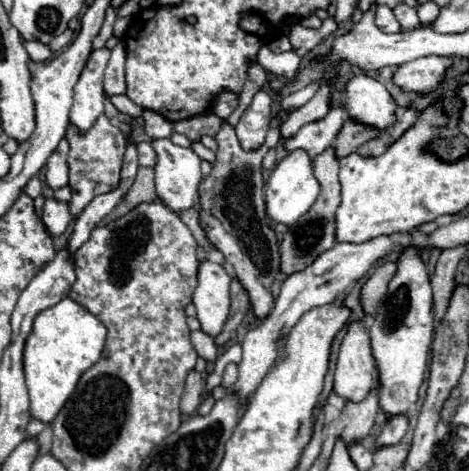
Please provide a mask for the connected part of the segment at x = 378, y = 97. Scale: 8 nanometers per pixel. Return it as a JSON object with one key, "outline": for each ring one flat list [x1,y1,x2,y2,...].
{"outline":[[355,76,347,82,345,102,331,102,333,106,343,106,347,114,363,124,377,128,389,128,395,124,395,108,391,94,381,82,369,76]]}

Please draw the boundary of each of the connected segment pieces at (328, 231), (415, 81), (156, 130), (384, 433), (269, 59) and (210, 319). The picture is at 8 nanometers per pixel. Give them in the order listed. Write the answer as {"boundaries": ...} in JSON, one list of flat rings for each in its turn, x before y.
{"boundaries":[[[331,146,323,154,315,156,313,170,315,170,315,178,321,184,321,192,319,192,319,198,315,200,315,206,311,206,311,210,307,214,303,214,303,218,299,218,299,222,295,222,289,228,289,232,285,234,285,238,281,242,281,270,285,274,293,274,297,270,303,270,321,252,329,250,337,242,337,238,335,238,335,210,339,208,341,186,339,186,339,178,337,178,339,162,337,162,335,150]],[[423,56,423,58,411,60,407,64,401,64,397,74,393,76,393,82,397,86,401,86,403,90,429,92,429,90,435,90,445,68,449,68,449,66,451,66,451,58]],[[145,110,143,120,145,120,145,132,147,132,147,136,151,136,151,140,167,138,173,132,173,124,153,110]],[[395,414,395,418,387,418,387,422,377,438,377,446,397,444,405,436,407,426,409,426,409,418,403,418,403,414]],[[263,46,259,50,259,56,257,56,257,62,271,74,275,76,283,76,285,80,295,80,297,74,299,74,299,66,301,66,301,58,289,50,289,52,283,52,283,54,275,54,271,52,267,46]],[[209,260,199,262,193,304,197,308,197,320,201,322,201,330,211,336,217,336,227,320,229,284,231,278,221,264]]]}

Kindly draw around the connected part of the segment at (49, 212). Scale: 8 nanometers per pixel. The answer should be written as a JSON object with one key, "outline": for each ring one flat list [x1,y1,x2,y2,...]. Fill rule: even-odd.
{"outline":[[45,198,45,206,43,206,43,222,47,226,47,230,51,234,63,234,65,228,71,222,71,212,69,212,69,204,67,202,59,202,55,198]]}

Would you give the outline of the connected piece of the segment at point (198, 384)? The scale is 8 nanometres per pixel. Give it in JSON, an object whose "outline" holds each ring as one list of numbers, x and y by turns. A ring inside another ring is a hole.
{"outline":[[191,370,187,374,187,380,185,380,185,392,183,392,183,398,181,398,181,412,183,414,195,414,199,404,201,404,201,394,203,394,203,378,197,370]]}

